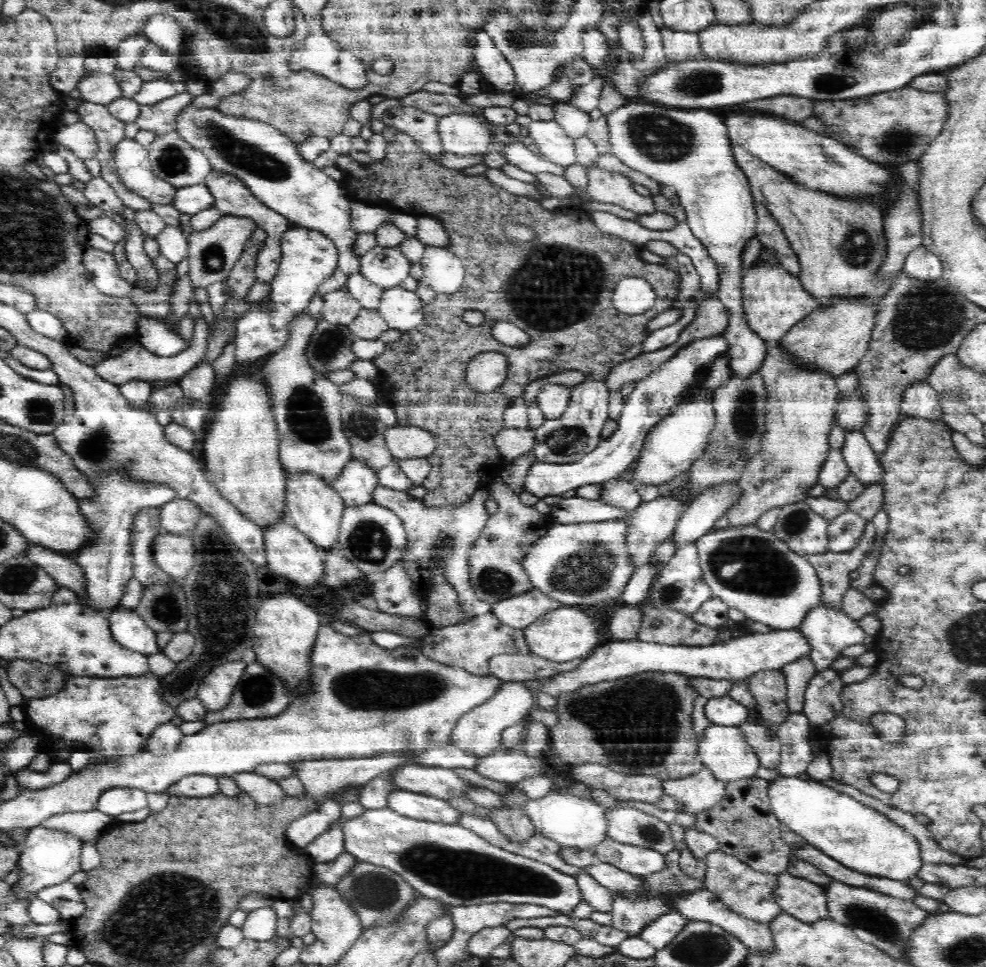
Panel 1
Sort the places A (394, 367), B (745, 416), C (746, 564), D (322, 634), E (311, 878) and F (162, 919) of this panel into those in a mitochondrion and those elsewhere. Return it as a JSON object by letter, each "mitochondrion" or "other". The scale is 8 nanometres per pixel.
{"A":"other","B":"mitochondrion","C":"mitochondrion","D":"other","E":"other","F":"mitochondrion"}

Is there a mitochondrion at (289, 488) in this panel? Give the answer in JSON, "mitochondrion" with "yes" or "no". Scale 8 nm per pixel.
{"mitochondrion":"no"}

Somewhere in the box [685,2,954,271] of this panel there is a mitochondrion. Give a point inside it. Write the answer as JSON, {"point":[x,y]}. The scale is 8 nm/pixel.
{"point":[895,139]}

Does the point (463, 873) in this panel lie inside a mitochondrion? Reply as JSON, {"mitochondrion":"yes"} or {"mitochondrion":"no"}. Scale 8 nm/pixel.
{"mitochondrion":"yes"}

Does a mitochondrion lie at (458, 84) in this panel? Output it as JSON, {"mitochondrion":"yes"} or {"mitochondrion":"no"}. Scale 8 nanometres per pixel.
{"mitochondrion":"no"}

